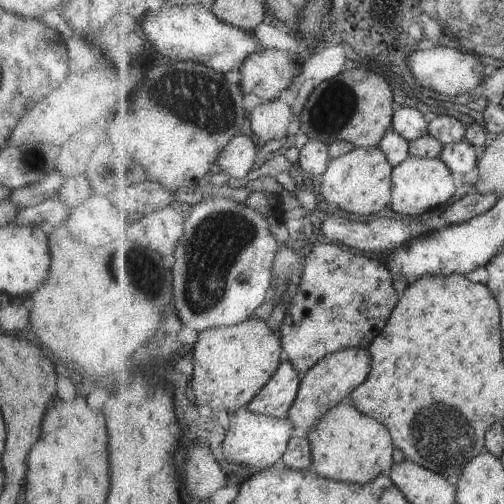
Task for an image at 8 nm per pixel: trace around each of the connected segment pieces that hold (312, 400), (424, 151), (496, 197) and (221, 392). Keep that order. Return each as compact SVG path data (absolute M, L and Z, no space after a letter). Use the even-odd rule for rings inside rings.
M348 348L324 358L315 368L303 375L296 403L291 411L291 422L296 429L312 433L331 411L349 401L351 395L369 380L373 362L369 348Z
M431 135L417 139L410 144L411 156L393 171L392 209L396 213L410 216L430 214L430 210L441 210L452 201L459 178L439 157L445 145Z
M475 190L456 203L451 203L451 206L442 213L442 218L452 226L471 222L474 218L493 210L501 198L502 196L496 192L482 193Z
M249 319L237 326L215 327L199 334L194 346L195 374L192 379L198 406L225 410L228 414L240 412L256 399L280 371L285 359L283 340L268 320Z

